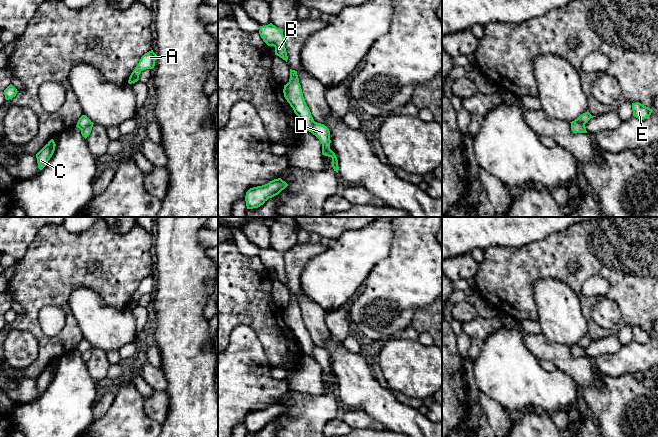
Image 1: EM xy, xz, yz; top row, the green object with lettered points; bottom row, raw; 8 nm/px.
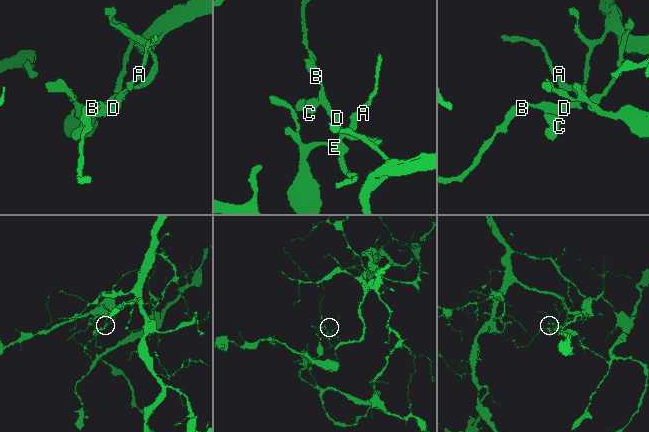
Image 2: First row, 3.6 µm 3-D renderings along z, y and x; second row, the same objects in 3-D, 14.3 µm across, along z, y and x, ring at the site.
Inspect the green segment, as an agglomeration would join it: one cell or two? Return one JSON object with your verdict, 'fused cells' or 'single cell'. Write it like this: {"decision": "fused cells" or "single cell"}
{"decision": "fused cells"}

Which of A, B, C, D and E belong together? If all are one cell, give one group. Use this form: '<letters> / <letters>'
A B E / C D

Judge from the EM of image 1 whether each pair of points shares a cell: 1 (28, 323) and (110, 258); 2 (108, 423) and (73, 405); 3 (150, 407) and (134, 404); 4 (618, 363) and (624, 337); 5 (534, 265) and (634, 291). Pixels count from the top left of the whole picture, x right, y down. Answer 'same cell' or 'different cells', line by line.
1: same cell
2: different cells
3: different cells
4: different cells
5: same cell

